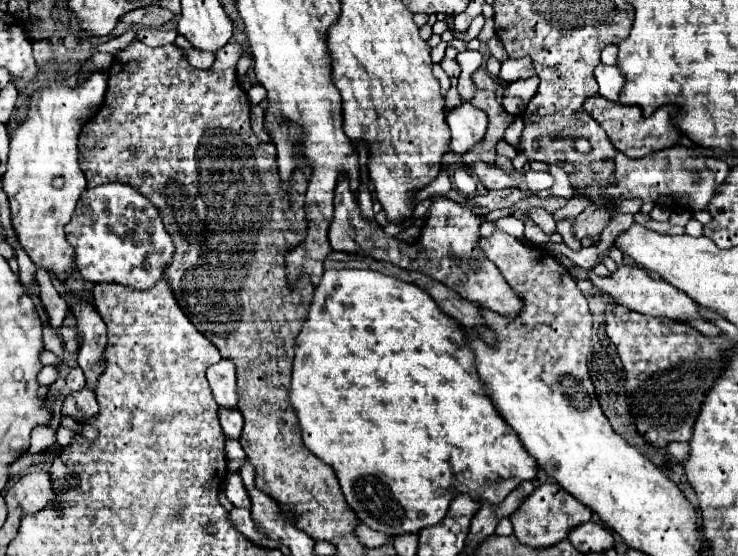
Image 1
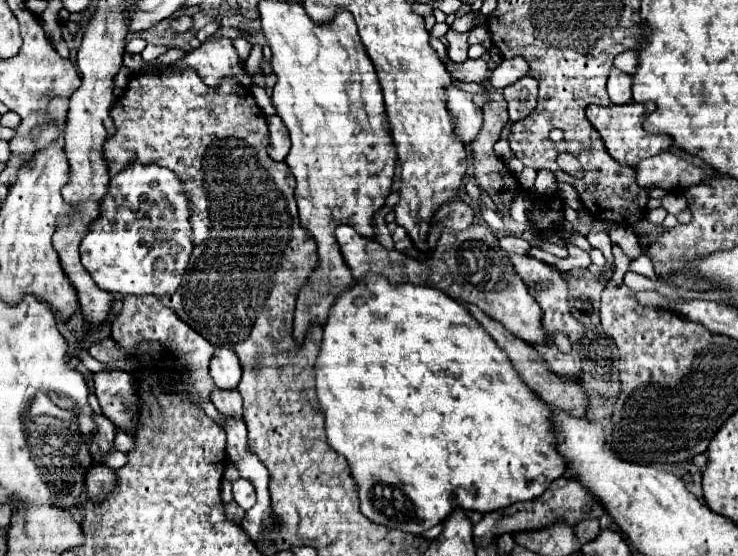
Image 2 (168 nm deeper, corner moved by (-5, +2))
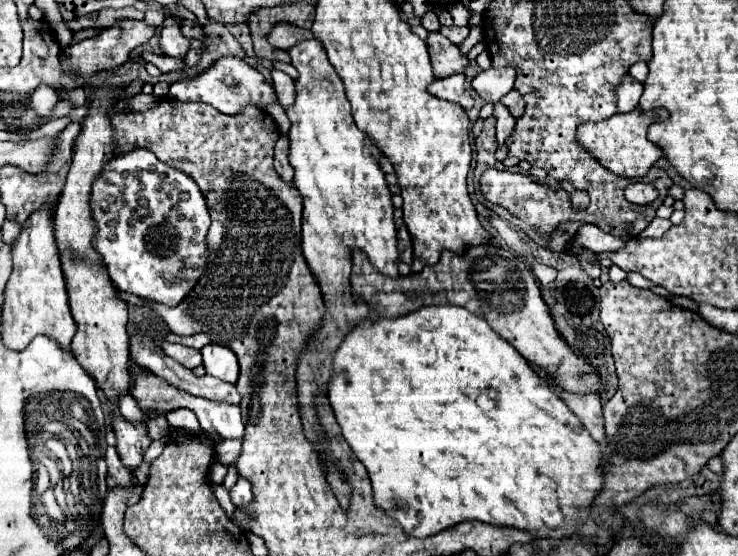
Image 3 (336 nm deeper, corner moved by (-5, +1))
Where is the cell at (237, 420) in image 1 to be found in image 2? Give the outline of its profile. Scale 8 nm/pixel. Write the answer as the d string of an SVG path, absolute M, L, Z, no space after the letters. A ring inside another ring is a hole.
M220 390L212 392L212 404L218 412L228 418L242 418L242 398L238 390Z

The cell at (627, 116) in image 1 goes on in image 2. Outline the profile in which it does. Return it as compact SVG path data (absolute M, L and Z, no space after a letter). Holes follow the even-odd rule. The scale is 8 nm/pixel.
M628 102L628 104L612 104L612 106L588 106L586 118L592 122L592 126L600 132L608 154L618 160L624 166L636 166L640 160L656 156L672 146L672 138L666 134L646 134L642 130L642 120L646 118L644 104Z

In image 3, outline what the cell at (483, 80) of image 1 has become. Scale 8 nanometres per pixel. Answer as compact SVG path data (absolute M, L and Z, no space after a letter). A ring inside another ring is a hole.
M428 33L426 45L436 77L448 77L466 69L468 59L462 57L460 49L454 43L450 43L442 33Z

